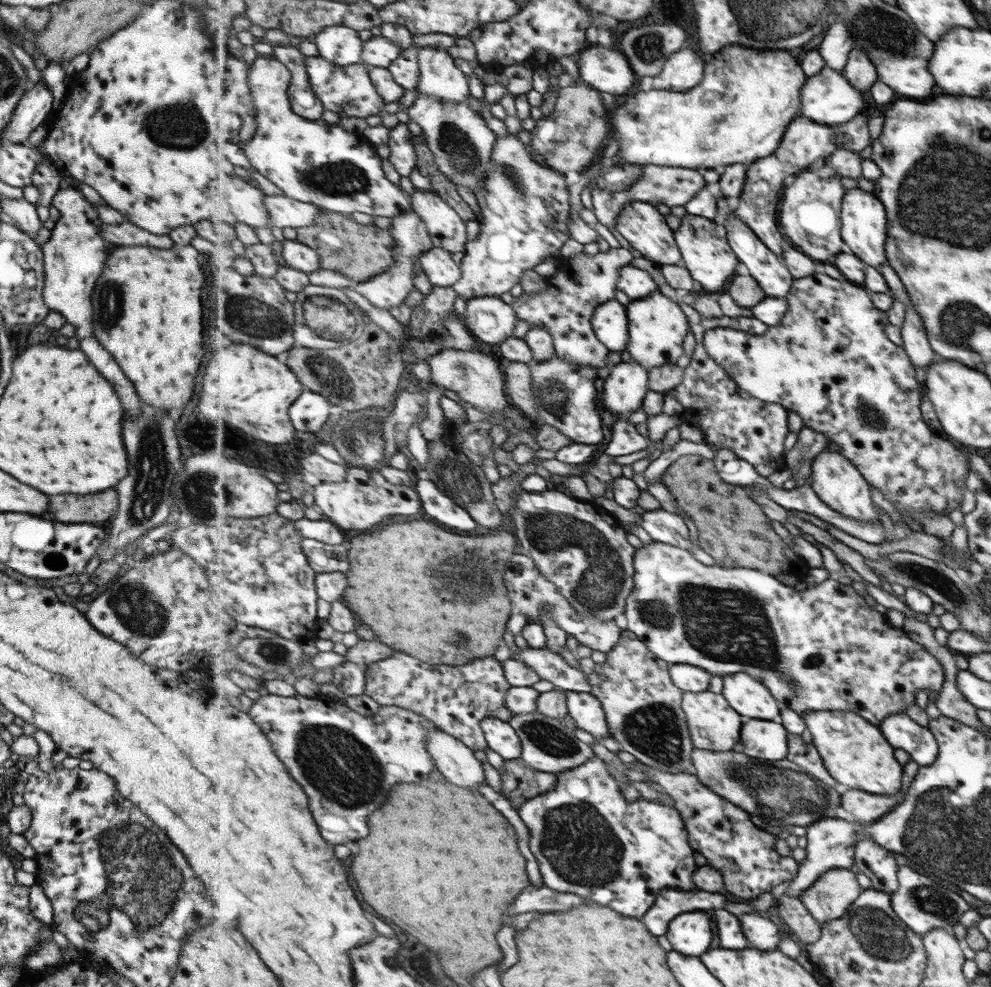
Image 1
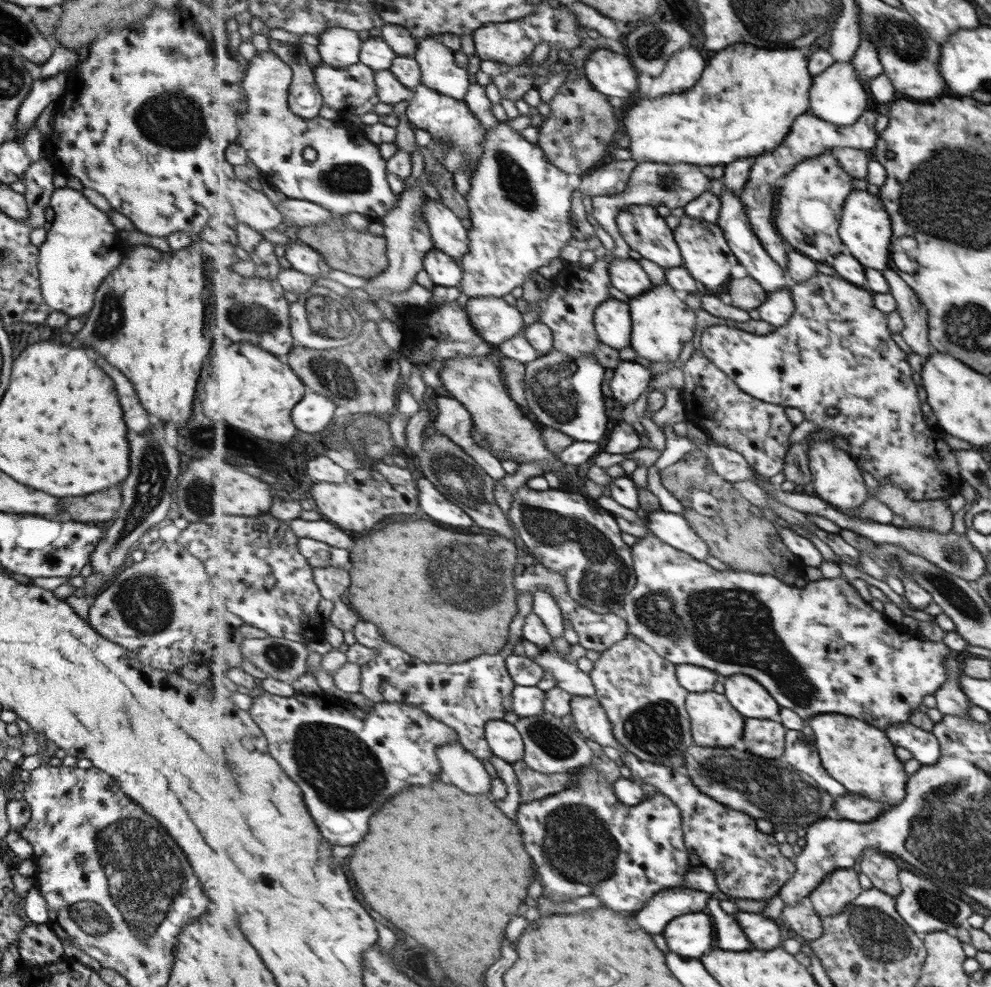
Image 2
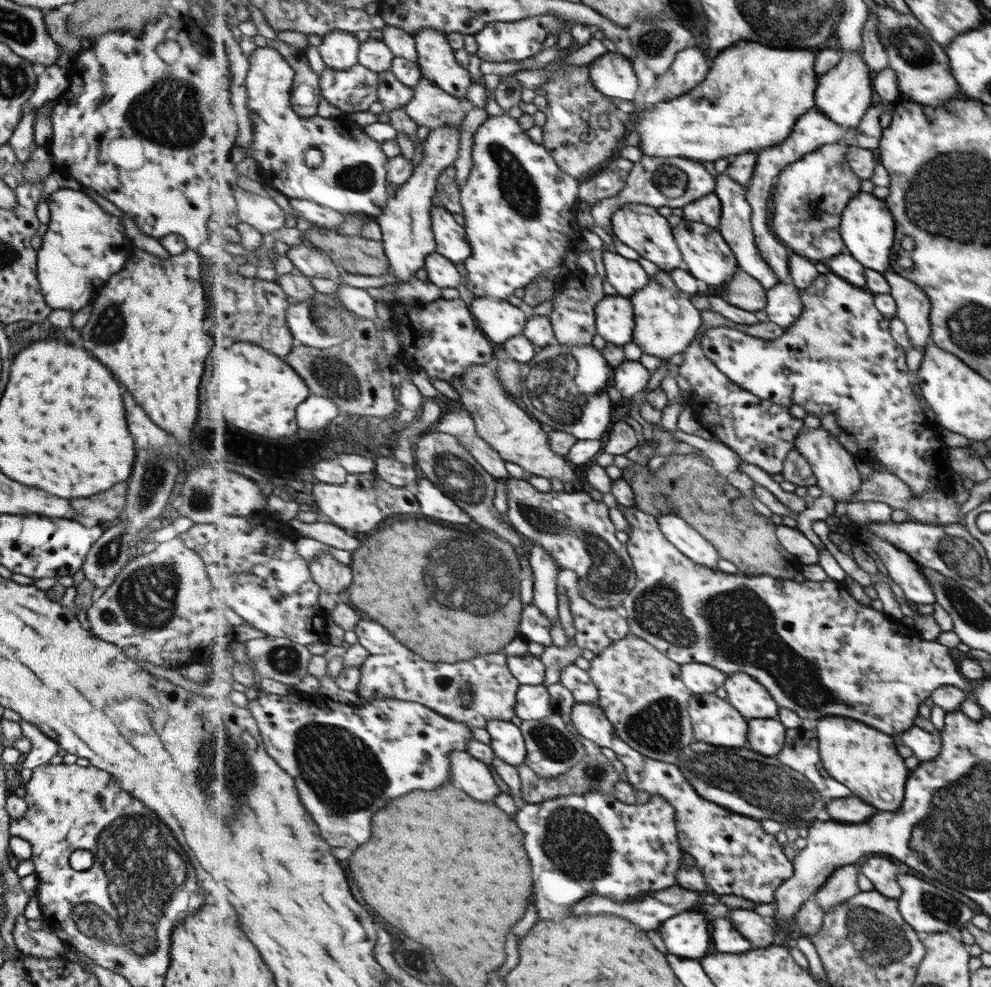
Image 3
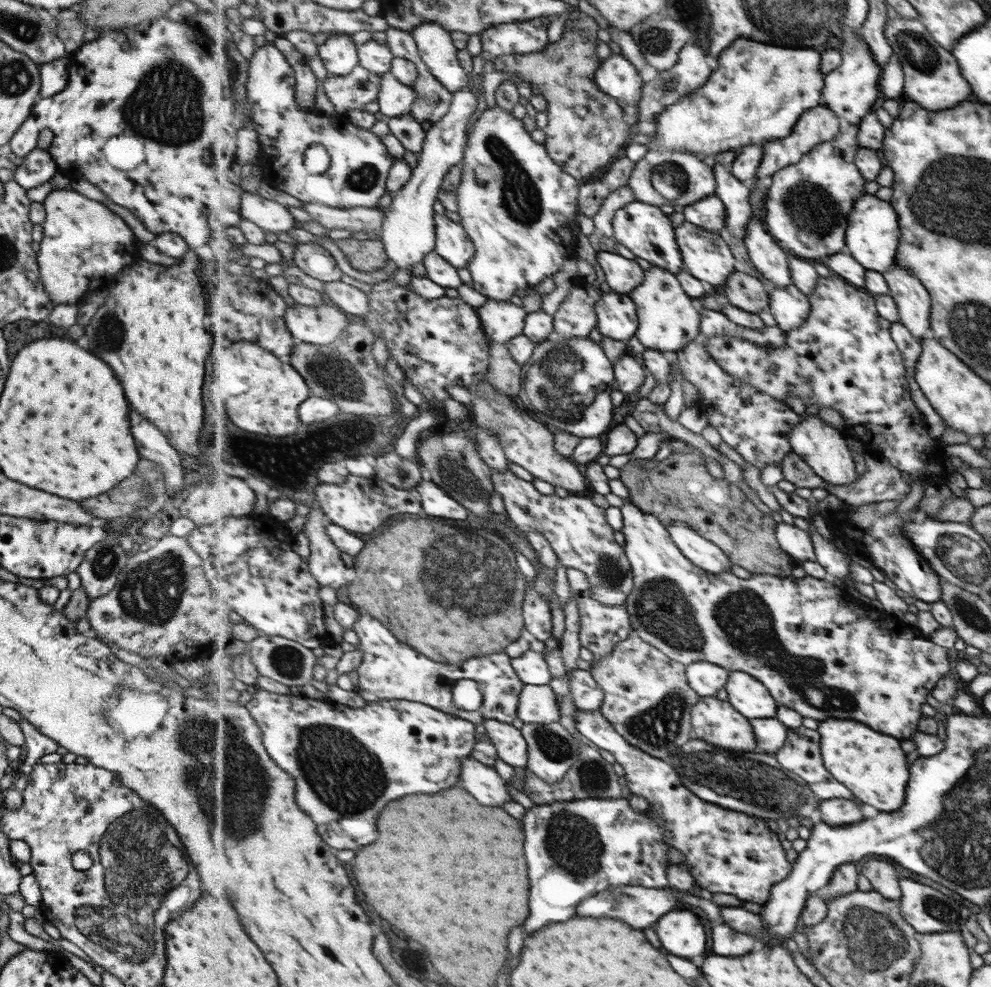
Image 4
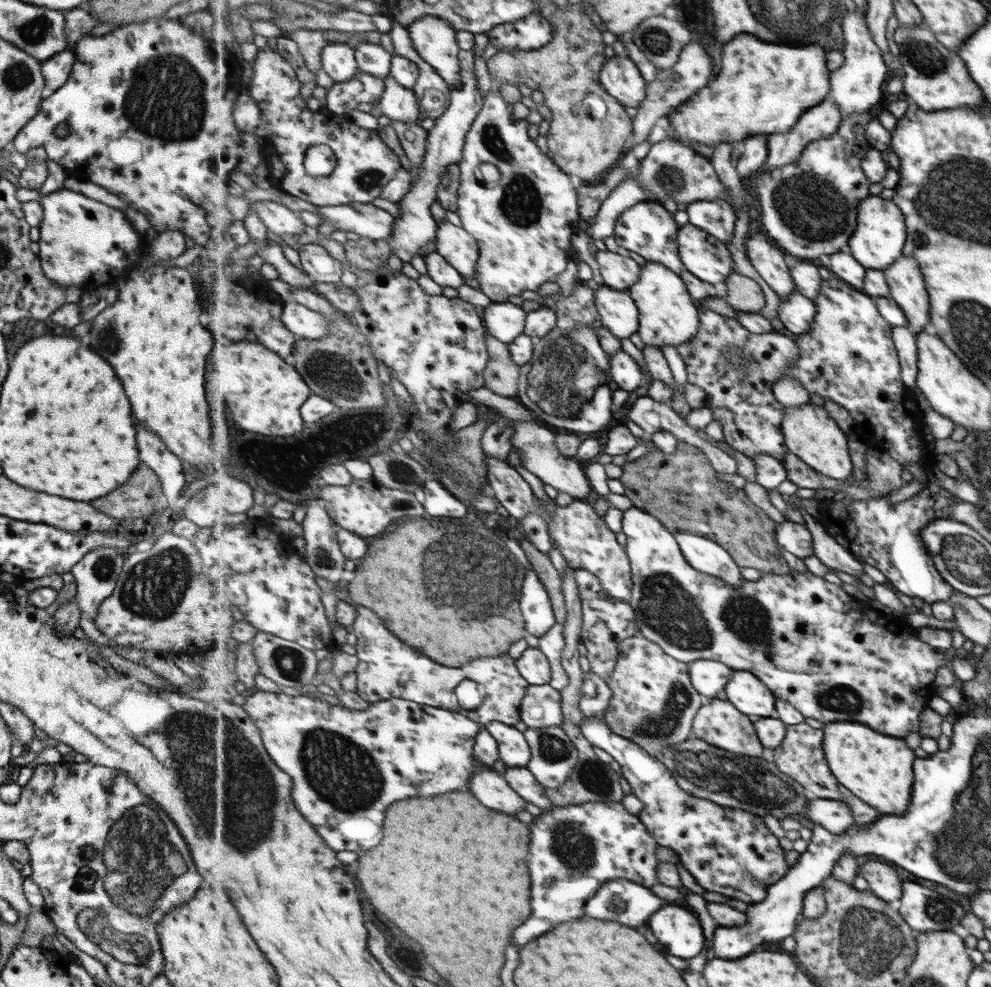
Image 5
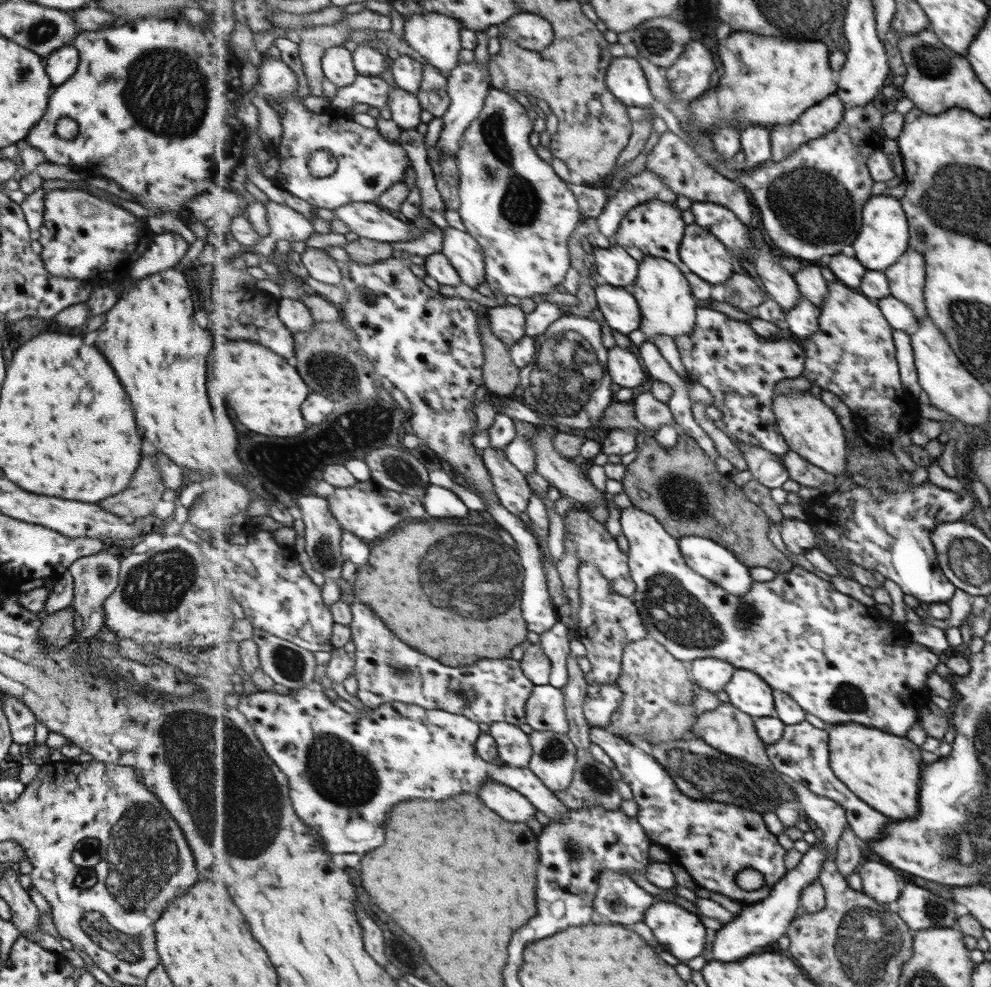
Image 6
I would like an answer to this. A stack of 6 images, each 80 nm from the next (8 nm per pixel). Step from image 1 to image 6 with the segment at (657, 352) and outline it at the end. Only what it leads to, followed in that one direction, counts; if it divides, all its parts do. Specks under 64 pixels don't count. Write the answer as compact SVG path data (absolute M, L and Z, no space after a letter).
M646 255L640 262L638 280L631 286L631 291L642 308L642 328L646 340L652 342L656 334L666 334L674 339L689 335L698 322L697 297L691 283L677 264L656 256Z

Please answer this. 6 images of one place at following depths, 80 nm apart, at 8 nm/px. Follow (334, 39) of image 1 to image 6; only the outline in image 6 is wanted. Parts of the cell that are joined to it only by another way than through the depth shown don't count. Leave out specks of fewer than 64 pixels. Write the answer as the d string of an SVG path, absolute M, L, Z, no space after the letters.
M343 46L329 48L324 53L322 68L326 78L337 88L351 86L360 74L353 61L353 52Z

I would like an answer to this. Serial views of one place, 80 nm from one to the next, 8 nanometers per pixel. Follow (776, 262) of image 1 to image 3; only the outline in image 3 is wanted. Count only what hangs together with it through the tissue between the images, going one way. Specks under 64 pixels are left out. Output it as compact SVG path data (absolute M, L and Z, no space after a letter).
M727 172L717 174L716 193L722 202L722 219L717 229L719 232L722 232L730 247L734 249L739 267L743 269L744 273L754 276L757 280L761 281L761 284L766 289L770 289L779 284L780 280L759 254L755 244L755 235L752 227L752 206L747 200L747 191L745 186L736 183L734 178L731 178Z

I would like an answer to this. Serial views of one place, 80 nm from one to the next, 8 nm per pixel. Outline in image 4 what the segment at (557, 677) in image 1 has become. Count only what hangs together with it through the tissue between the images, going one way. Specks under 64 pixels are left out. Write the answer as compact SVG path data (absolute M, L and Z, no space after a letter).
M576 669L570 675L570 685L578 709L598 711L603 706L606 692L593 672Z

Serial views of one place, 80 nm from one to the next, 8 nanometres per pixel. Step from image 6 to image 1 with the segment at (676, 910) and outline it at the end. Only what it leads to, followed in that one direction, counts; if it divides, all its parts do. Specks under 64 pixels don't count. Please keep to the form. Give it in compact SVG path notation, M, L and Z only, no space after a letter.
M687 912L671 922L667 938L677 952L687 956L703 956L713 942L713 926L709 932L711 916L705 912Z

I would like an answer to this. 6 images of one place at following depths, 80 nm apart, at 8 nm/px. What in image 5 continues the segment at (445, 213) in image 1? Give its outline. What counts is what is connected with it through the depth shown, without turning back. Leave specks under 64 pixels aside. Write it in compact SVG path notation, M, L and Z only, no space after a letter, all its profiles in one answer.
M443 219L436 236L436 251L442 254L464 277L478 274L478 240L461 226Z

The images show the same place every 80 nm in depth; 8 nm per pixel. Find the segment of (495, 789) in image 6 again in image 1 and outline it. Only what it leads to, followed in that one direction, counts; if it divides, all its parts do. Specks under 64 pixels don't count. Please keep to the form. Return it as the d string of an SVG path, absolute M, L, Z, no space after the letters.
M434 730L428 736L428 749L431 758L443 776L463 788L477 790L485 783L485 770L481 760L475 758L475 750L447 732Z

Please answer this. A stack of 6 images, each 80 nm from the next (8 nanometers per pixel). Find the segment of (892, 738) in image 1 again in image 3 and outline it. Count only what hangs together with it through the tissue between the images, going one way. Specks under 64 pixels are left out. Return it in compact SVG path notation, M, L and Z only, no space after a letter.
M912 726L902 734L894 734L895 745L904 744L918 761L937 759L941 754L942 740L935 733Z

